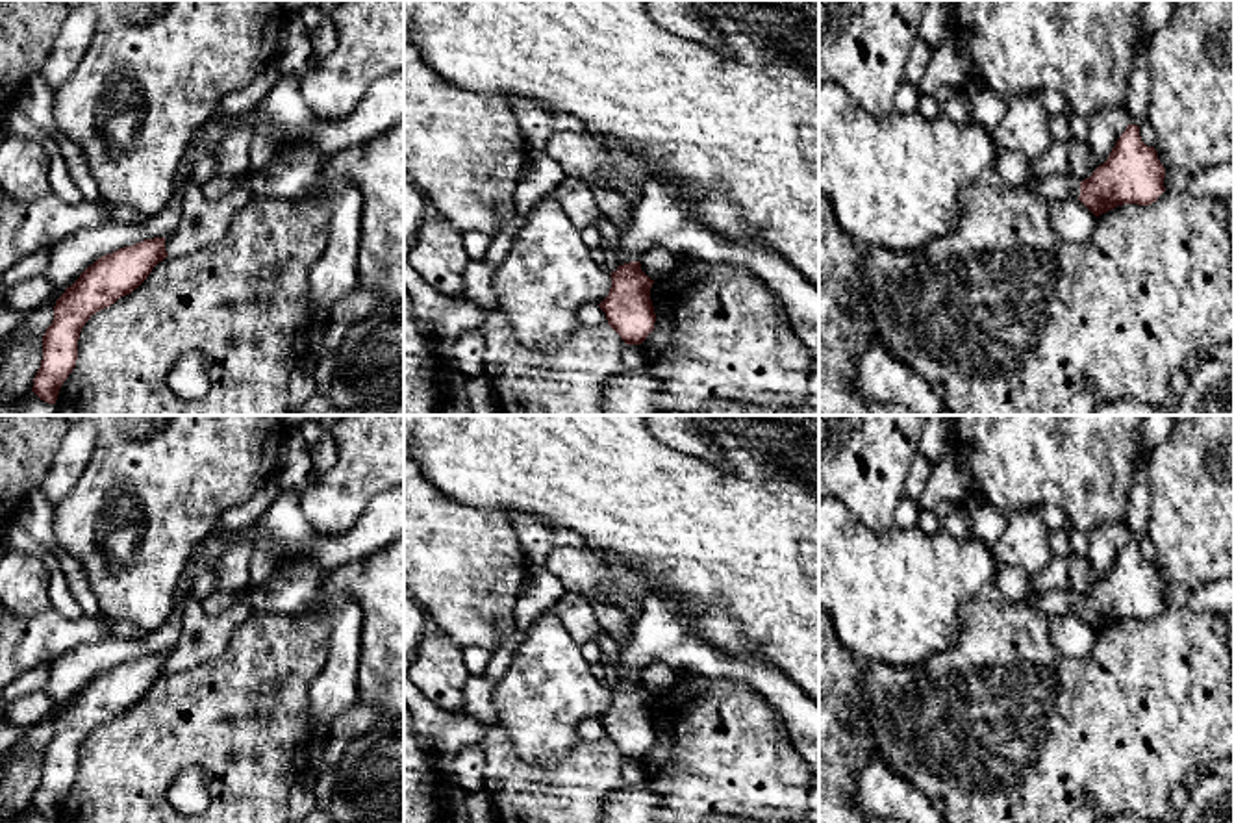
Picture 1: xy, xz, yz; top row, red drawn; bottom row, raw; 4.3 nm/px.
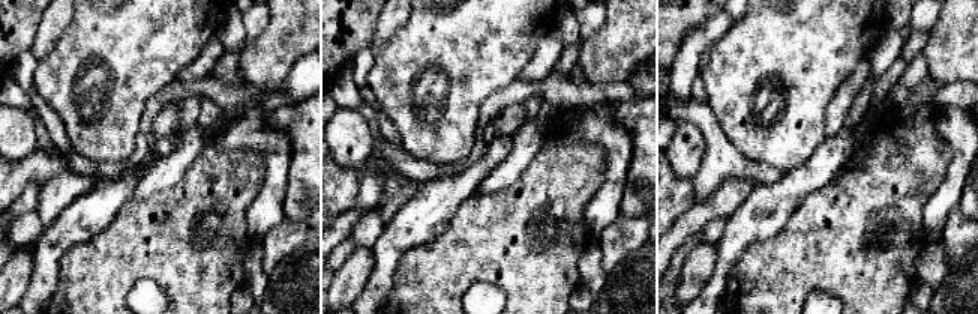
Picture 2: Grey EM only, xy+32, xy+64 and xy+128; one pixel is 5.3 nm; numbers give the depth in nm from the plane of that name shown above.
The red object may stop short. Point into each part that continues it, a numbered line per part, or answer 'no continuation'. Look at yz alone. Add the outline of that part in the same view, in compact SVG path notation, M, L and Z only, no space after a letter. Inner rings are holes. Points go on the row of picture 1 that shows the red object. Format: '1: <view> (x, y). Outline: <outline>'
1: yz (1155, 13). Outline: M1173 0L1143 2L1143 9L1140 17L1141 43L1136 50L1134 67L1128 78L1127 106L1130 111L1130 124L1141 126L1147 120L1147 104L1149 104L1149 91L1151 91L1151 80L1147 72L1149 44L1152 35L1162 26L1167 24L1173 9L1175 9Z
2: yz (1051, 188). Outline: M1041 176L1041 178L1026 178L1023 187L1047 202L1052 200L1067 200L1080 196L1080 182L1073 176Z

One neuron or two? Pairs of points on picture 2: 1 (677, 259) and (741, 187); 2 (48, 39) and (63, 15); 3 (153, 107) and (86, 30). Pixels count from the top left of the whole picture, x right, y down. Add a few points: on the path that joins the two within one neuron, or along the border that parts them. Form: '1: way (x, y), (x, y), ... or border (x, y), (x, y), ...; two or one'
1: border (699, 230), (689, 236), (672, 254); two
2: way (48, 33), (57, 21); one
3: border (174, 80), (147, 101), (137, 132); two

